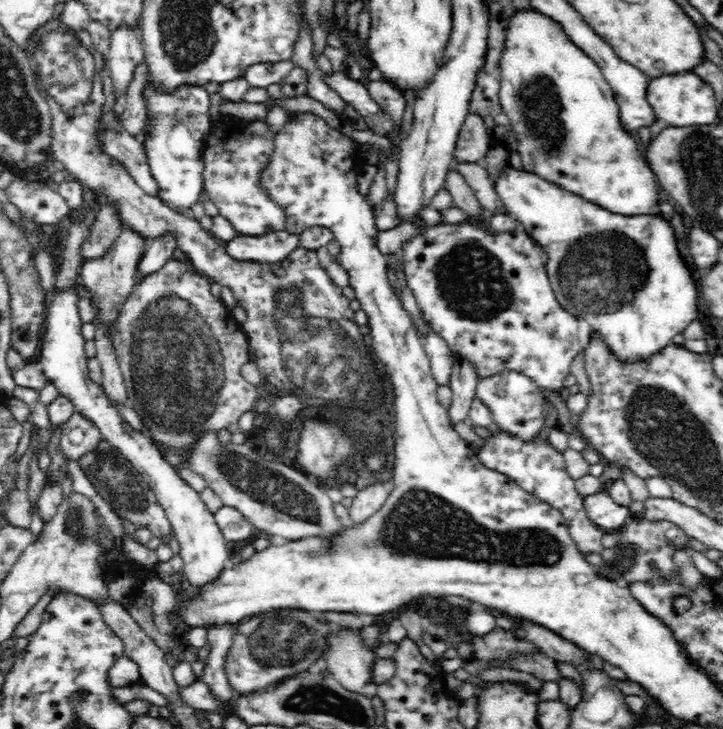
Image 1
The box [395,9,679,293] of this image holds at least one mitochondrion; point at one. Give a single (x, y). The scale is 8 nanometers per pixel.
(538, 96)

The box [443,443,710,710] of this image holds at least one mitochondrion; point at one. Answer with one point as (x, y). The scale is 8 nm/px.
(627, 559)

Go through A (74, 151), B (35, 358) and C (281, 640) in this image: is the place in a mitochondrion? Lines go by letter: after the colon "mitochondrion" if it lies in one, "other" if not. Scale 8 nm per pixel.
A: other
B: other
C: mitochondrion

